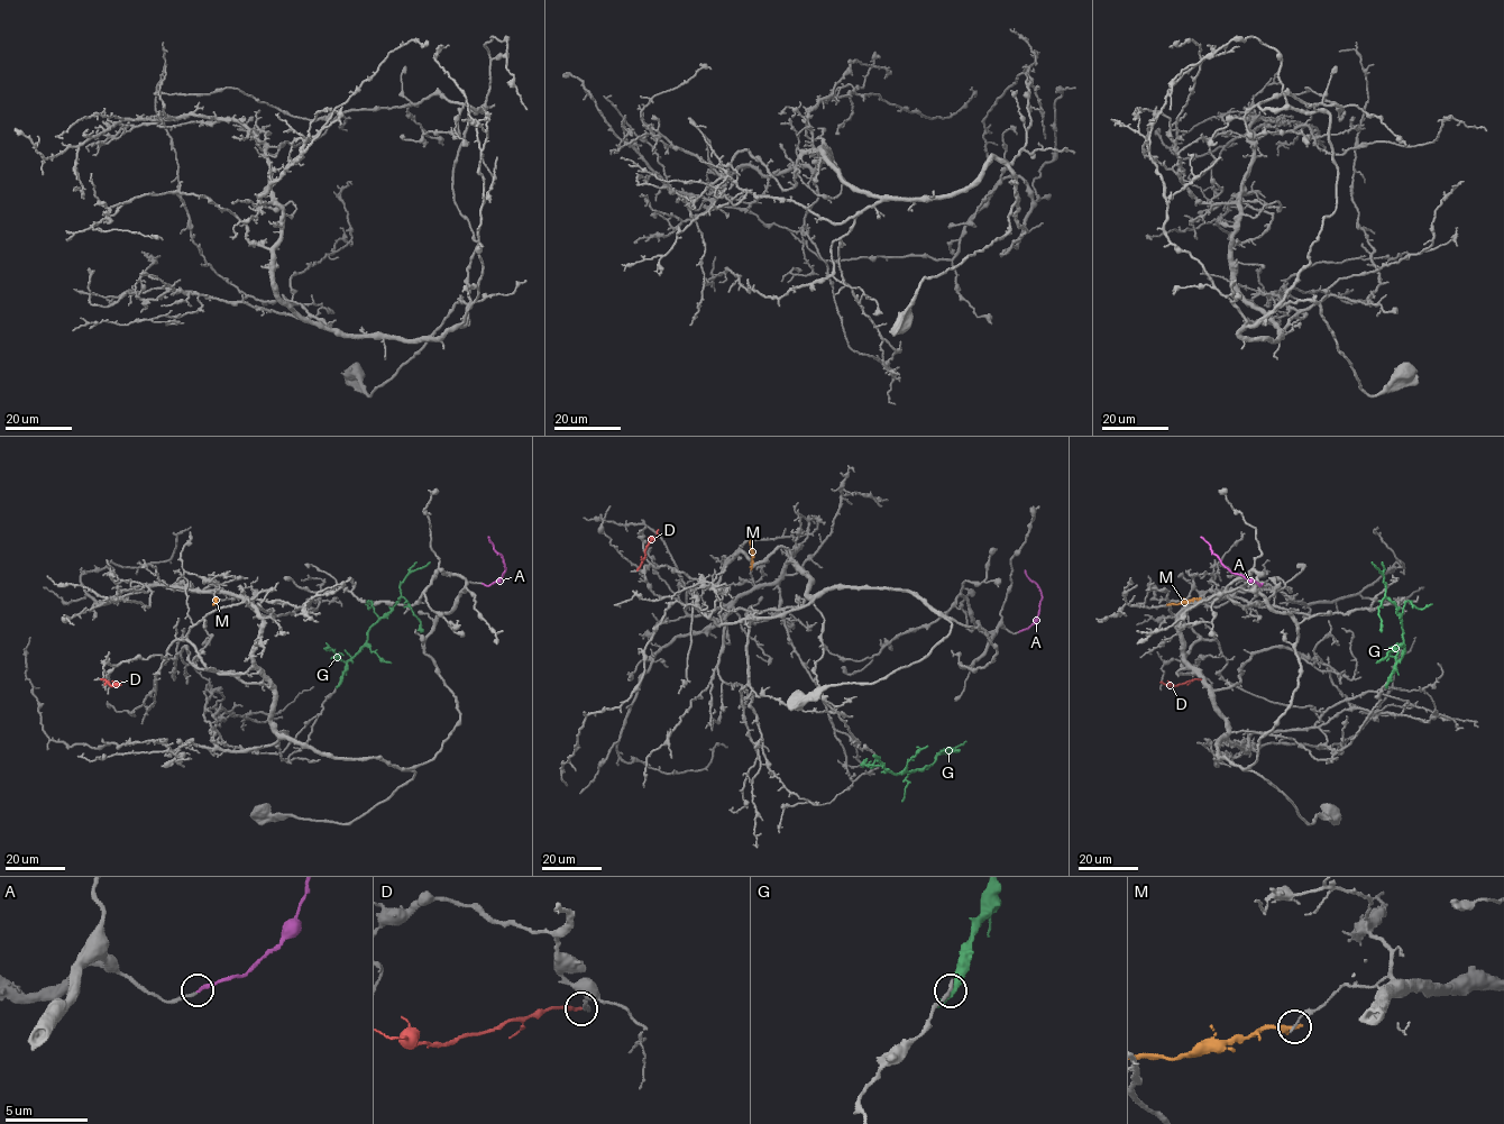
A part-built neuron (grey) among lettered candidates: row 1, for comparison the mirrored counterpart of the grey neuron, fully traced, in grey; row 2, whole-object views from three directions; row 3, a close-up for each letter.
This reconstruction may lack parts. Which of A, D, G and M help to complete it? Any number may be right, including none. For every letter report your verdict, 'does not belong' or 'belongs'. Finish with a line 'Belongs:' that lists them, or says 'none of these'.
A: belongs
D: does not belong
G: does not belong
M: does not belong
Belongs: A

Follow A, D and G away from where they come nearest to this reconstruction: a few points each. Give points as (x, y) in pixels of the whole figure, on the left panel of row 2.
A: (483, 583), (489, 586), (498, 581), (505, 569), (503, 557), (488, 537)
D: (101, 679), (110, 686), (121, 682)
G: (339, 684), (346, 664), (366, 643), (368, 629), (399, 601), (400, 583), (430, 562)

